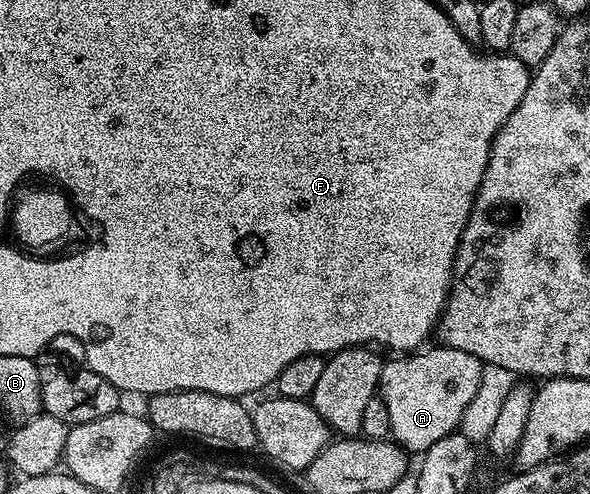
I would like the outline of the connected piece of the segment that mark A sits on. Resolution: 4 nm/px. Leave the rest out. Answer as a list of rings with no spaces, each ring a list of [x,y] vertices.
[[[436,345],[430,351],[401,353],[381,364],[379,397],[391,417],[391,439],[406,452],[423,453],[461,426],[465,410],[481,383],[483,364],[463,349]]]

